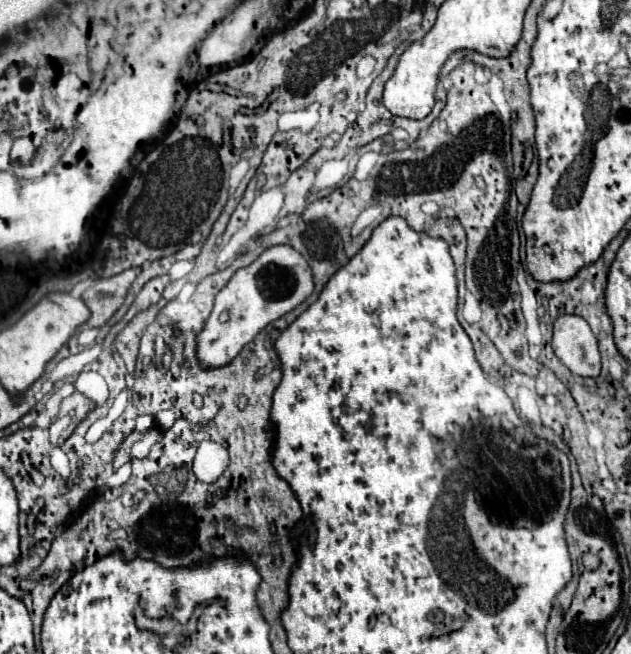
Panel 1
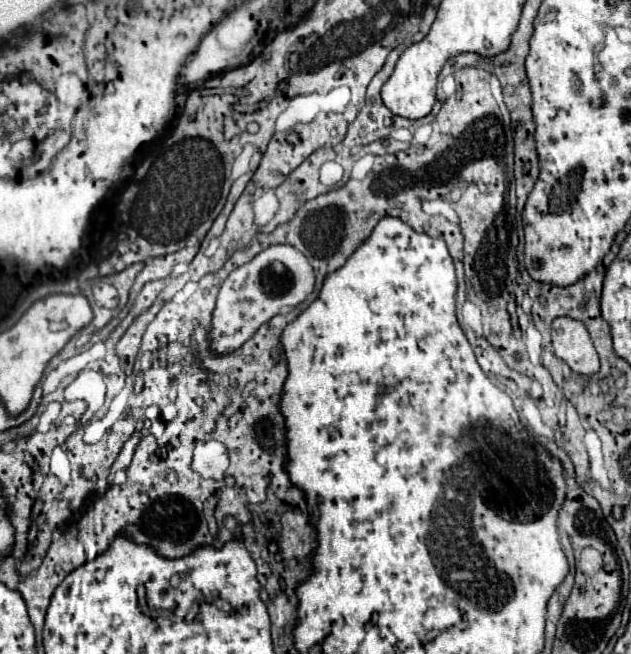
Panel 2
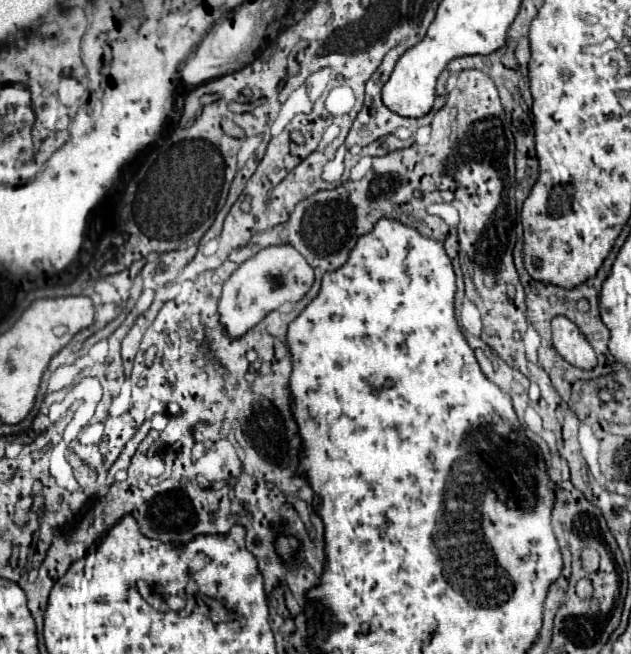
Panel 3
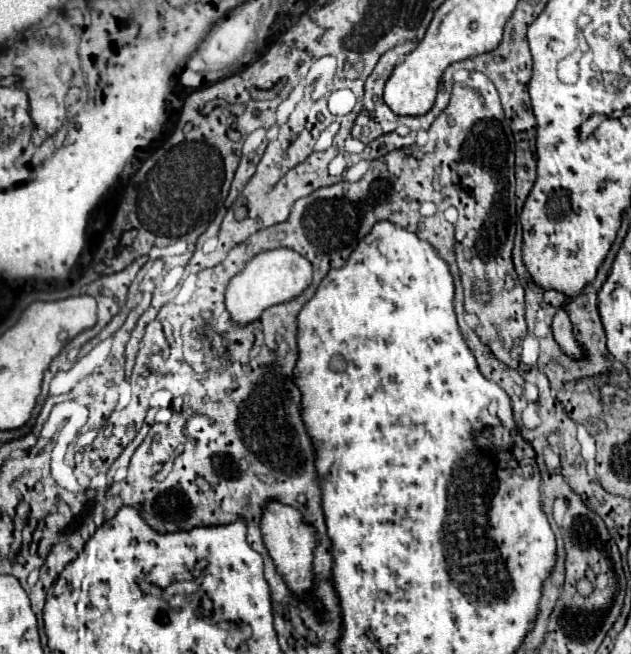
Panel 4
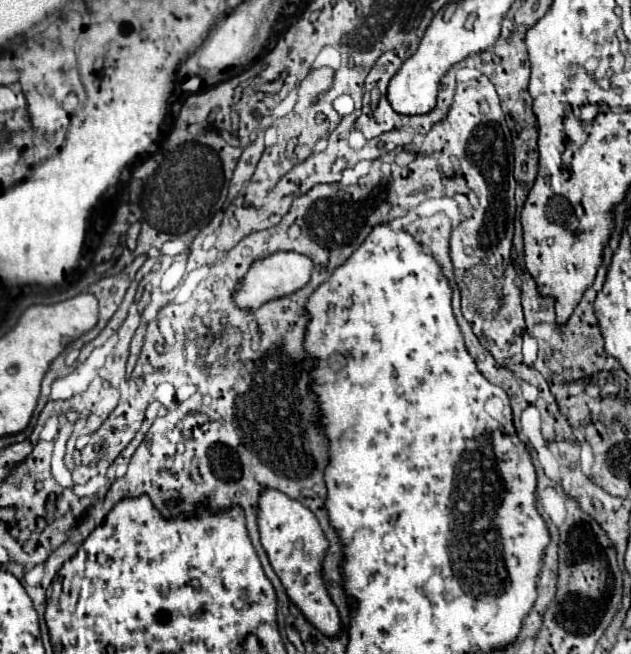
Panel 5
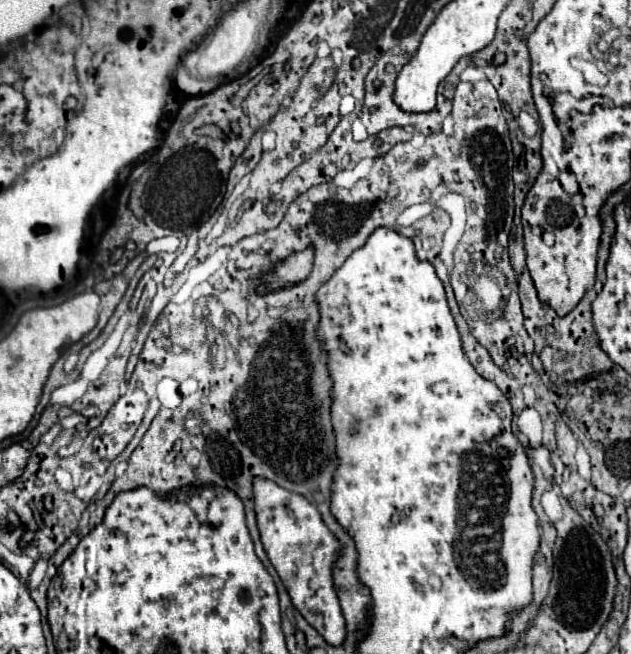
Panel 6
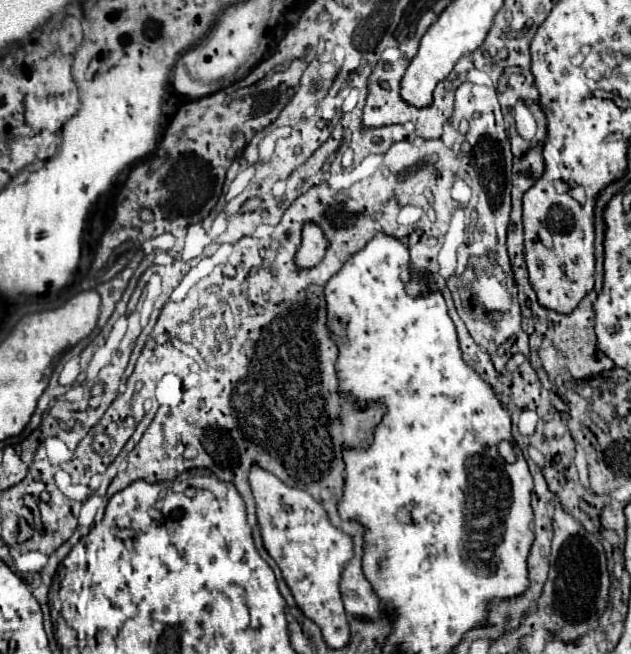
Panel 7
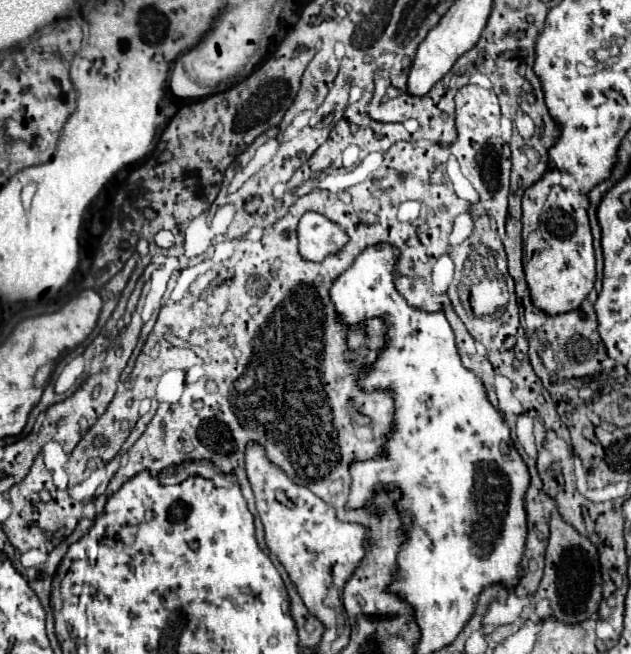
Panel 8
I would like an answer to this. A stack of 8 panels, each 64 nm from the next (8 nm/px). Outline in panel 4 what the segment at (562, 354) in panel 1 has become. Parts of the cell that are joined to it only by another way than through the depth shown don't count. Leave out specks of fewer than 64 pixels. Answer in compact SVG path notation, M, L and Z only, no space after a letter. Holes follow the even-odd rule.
M558 310L556 312L554 322L552 322L552 332L554 332L556 342L560 344L560 348L568 356L582 358L582 348L580 348L580 344L576 342L574 334L572 334L572 324L570 324L570 318L568 318L568 312L566 310Z

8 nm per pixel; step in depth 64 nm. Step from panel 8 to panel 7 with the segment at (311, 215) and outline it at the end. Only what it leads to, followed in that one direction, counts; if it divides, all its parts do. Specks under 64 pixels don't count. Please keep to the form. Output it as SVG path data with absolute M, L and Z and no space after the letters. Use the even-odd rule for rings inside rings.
M306 222L306 226L302 228L302 244L296 254L296 264L300 268L316 266L324 258L326 248L328 248L328 238L324 230L316 222Z

